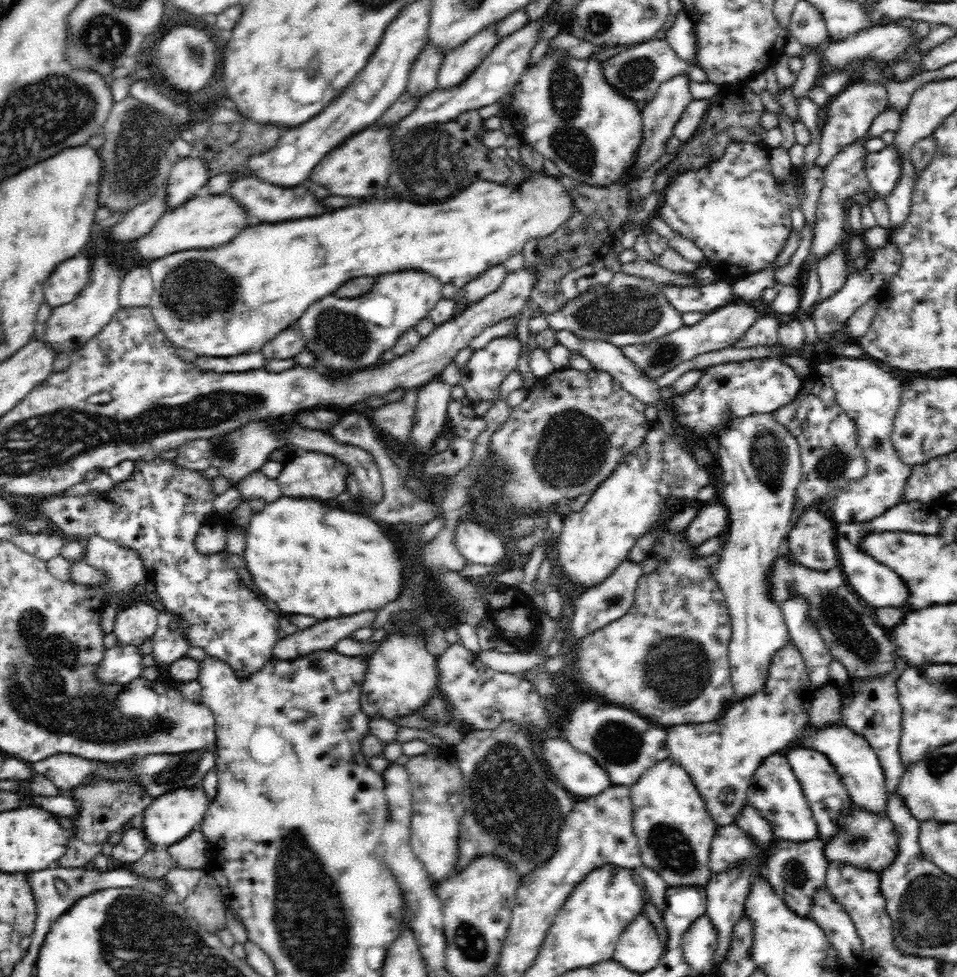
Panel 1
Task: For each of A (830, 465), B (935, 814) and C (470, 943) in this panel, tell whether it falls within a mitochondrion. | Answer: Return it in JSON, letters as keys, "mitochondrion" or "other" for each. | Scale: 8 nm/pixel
{"A":"mitochondrion","B":"other","C":"mitochondrion"}

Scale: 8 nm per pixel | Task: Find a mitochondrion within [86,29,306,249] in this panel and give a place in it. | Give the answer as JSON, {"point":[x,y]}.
{"point":[137,156]}

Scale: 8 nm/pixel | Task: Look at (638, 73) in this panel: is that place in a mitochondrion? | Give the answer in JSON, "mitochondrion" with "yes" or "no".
{"mitochondrion":"yes"}

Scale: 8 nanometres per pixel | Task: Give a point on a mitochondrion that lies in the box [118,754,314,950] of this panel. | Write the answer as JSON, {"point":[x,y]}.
{"point":[181,772]}

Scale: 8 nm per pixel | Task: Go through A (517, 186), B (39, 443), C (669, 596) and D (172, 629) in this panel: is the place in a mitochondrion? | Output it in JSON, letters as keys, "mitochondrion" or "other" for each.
{"A":"other","B":"mitochondrion","C":"other","D":"mitochondrion"}

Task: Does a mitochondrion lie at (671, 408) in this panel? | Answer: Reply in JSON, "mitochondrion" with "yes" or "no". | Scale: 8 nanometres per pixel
{"mitochondrion":"no"}

